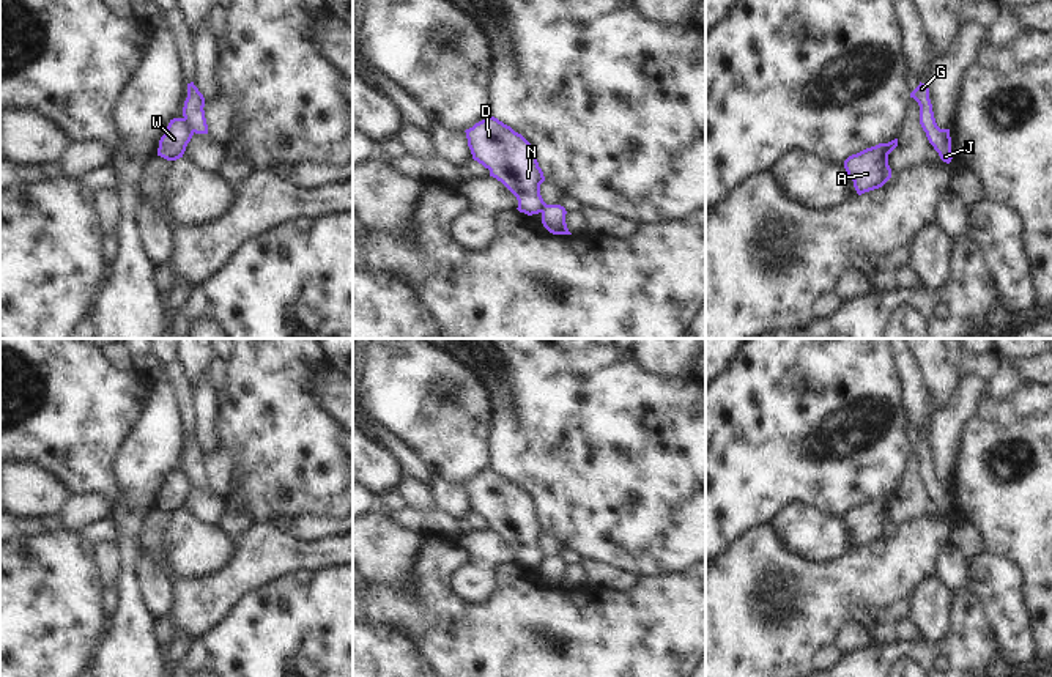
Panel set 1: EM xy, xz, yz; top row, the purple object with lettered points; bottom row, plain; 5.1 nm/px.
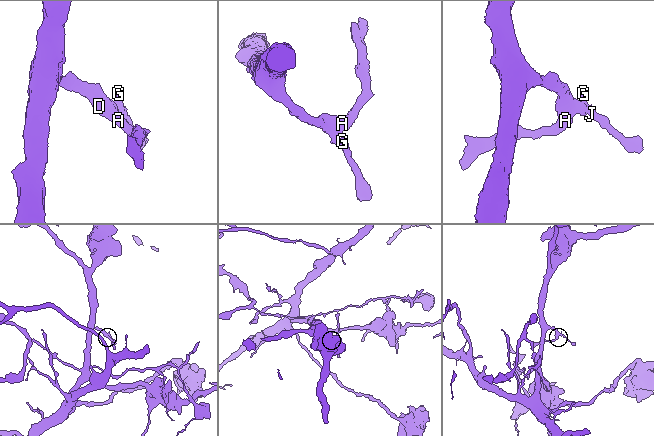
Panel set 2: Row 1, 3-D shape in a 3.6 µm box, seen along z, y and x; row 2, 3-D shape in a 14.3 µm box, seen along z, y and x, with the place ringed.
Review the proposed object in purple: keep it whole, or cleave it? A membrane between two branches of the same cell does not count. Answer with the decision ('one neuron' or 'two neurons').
two neurons

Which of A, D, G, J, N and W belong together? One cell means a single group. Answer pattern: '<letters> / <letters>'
A D N W / G J

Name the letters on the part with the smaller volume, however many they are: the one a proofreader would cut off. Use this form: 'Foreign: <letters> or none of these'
Foreign: G, J

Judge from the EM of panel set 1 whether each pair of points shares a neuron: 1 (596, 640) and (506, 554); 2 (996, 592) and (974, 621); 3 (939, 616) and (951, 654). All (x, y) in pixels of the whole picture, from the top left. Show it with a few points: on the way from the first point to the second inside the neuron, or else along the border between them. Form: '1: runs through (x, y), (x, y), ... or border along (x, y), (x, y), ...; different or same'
1: border along (515, 561), (500, 569), (493, 594); different
2: border along (969, 591), (980, 602), (996, 644); different
3: border along (955, 600), (950, 632), (939, 643), (925, 641); different

